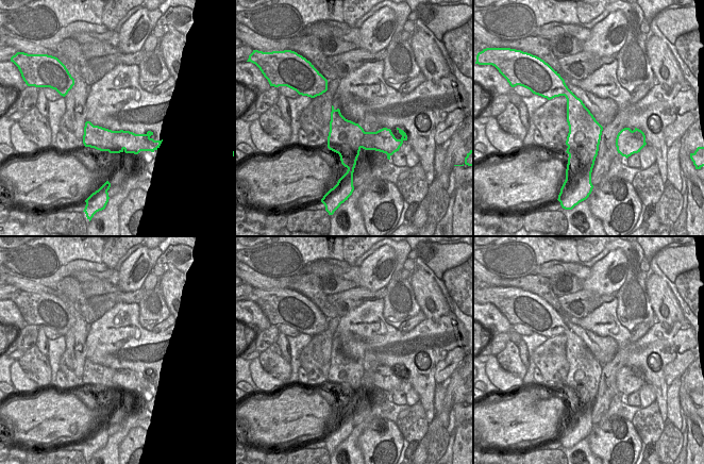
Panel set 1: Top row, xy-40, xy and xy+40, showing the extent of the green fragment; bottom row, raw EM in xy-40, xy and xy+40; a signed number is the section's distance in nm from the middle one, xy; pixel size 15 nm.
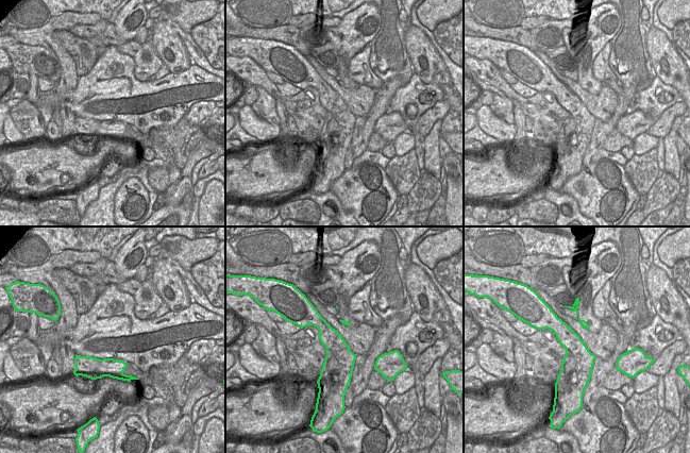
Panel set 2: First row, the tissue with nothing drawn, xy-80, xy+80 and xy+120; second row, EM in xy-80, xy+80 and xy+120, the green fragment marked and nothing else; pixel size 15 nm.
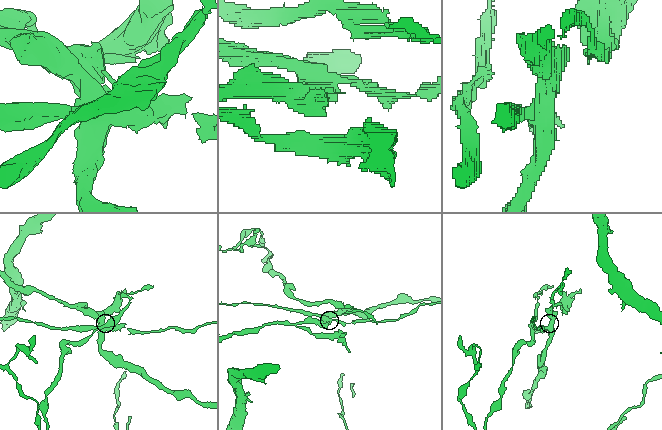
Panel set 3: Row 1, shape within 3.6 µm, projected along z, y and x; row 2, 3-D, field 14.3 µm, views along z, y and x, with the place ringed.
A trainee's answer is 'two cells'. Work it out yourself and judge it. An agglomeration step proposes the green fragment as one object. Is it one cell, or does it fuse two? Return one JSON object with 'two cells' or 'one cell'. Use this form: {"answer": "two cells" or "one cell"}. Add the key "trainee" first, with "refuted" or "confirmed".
{"trainee": "confirmed", "answer": "two cells"}

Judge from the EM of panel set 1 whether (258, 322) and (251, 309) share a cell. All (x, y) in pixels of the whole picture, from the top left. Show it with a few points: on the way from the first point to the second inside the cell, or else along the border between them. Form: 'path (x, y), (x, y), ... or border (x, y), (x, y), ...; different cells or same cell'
path (255, 319), (252, 316), (252, 312); same cell

